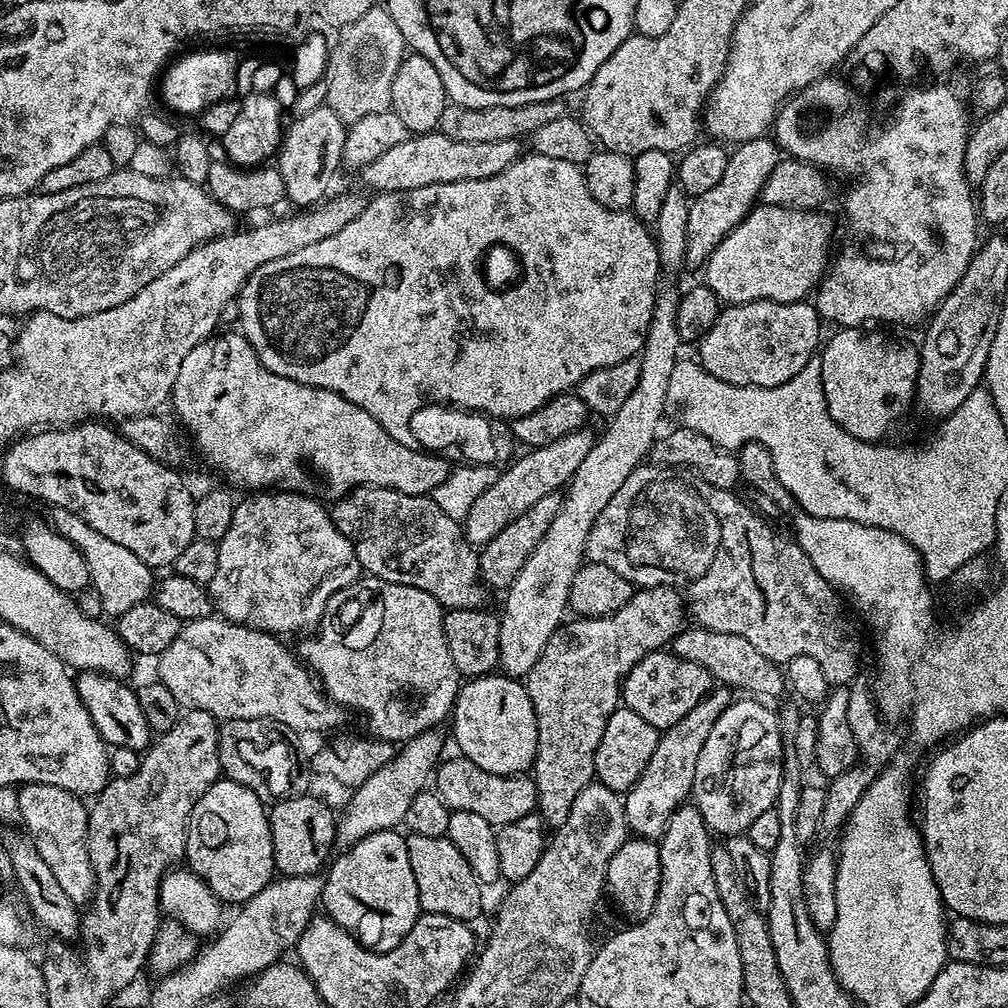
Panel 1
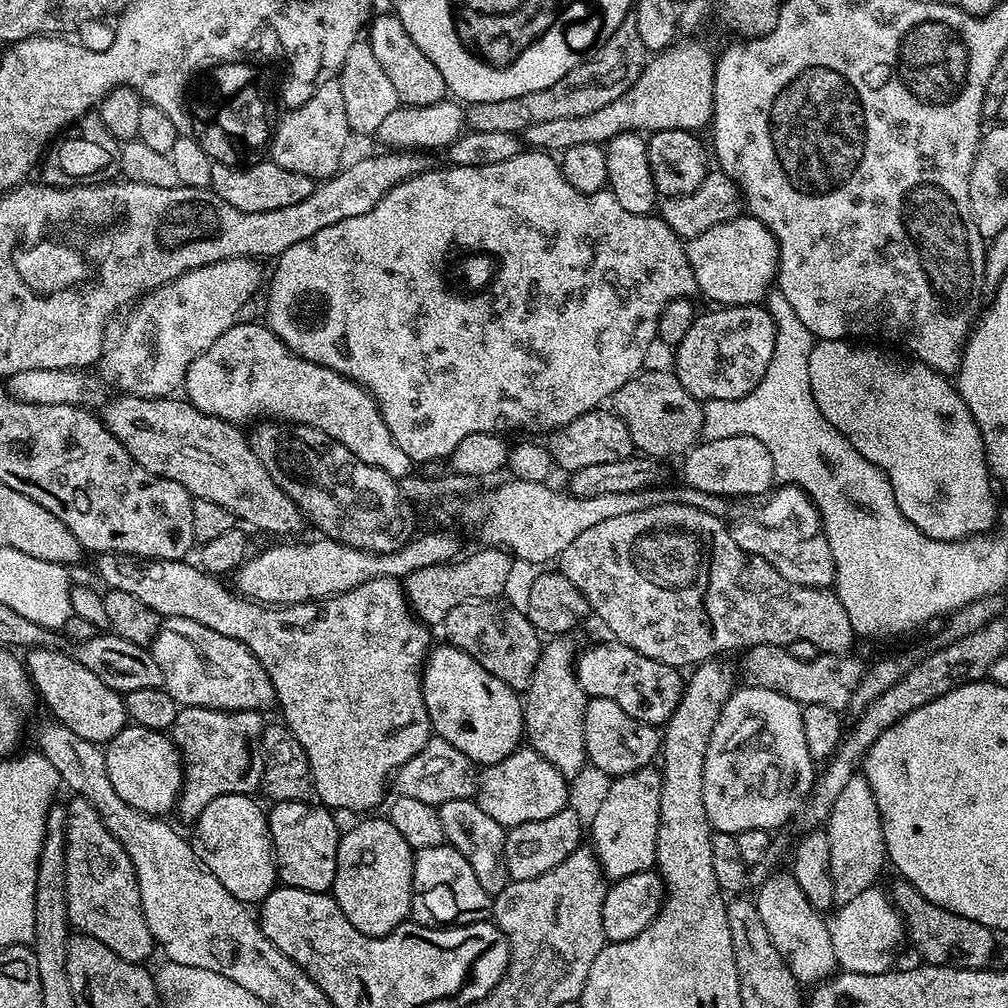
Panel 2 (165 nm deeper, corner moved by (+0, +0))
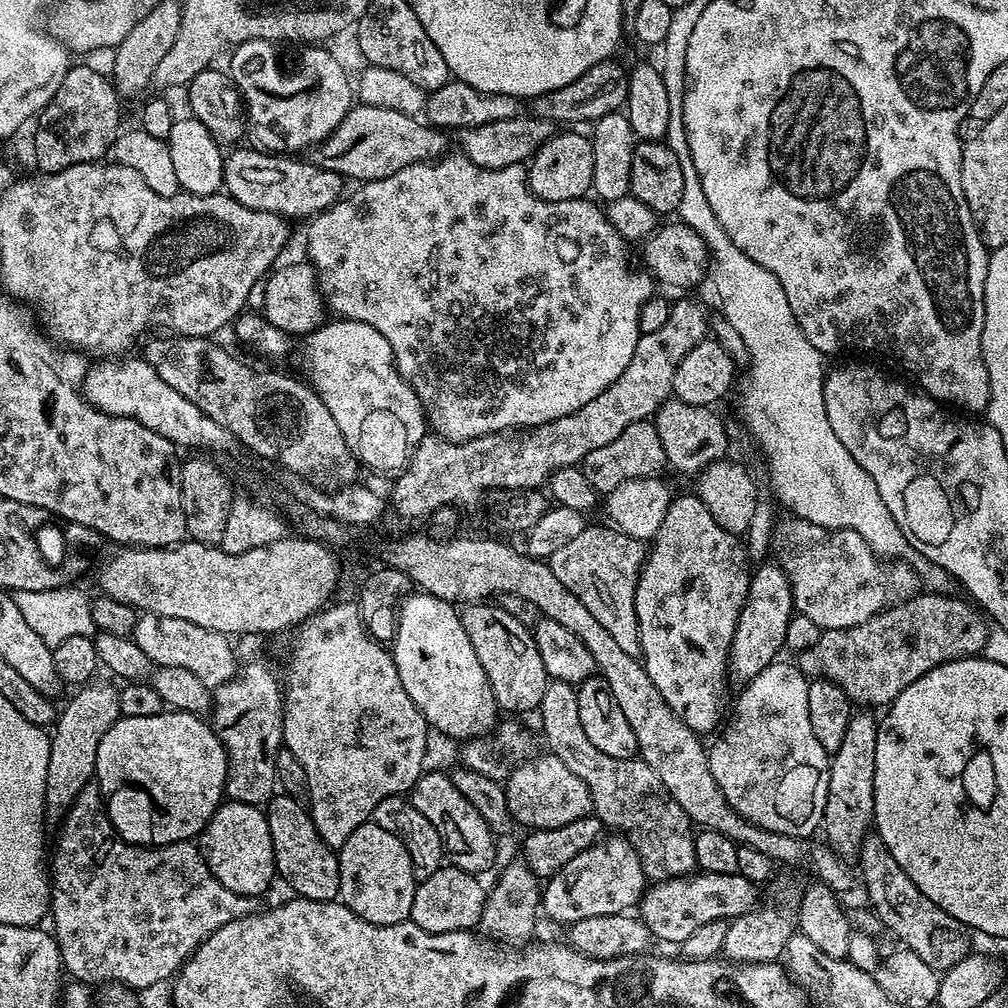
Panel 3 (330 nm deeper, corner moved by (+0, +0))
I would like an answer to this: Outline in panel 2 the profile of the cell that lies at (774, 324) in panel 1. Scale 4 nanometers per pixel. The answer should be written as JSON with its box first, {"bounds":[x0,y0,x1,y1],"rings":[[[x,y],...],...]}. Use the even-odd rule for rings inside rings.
{"bounds":[674,304,774,400],"rings":[[[760,304],[716,306],[711,310],[713,312],[705,316],[704,313],[697,315],[686,338],[675,345],[674,371],[678,382],[682,382],[696,400],[737,400],[750,394],[750,390],[762,382],[770,358],[774,358],[774,318],[767,307]]]}

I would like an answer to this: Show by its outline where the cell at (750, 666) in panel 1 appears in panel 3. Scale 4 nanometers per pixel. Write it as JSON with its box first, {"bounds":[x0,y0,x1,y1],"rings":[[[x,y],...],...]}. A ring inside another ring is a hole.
{"bounds":[797,590,990,706],"rings":[[[924,590],[895,606],[885,608],[858,626],[823,629],[810,650],[797,655],[797,668],[809,678],[825,679],[839,685],[853,705],[887,706],[894,698],[898,698],[898,694],[902,694],[902,690],[906,690],[906,686],[910,686],[910,682],[922,678],[922,674],[934,670],[940,664],[976,658],[983,653],[990,638],[989,621],[967,599],[959,600],[952,595]]]}

